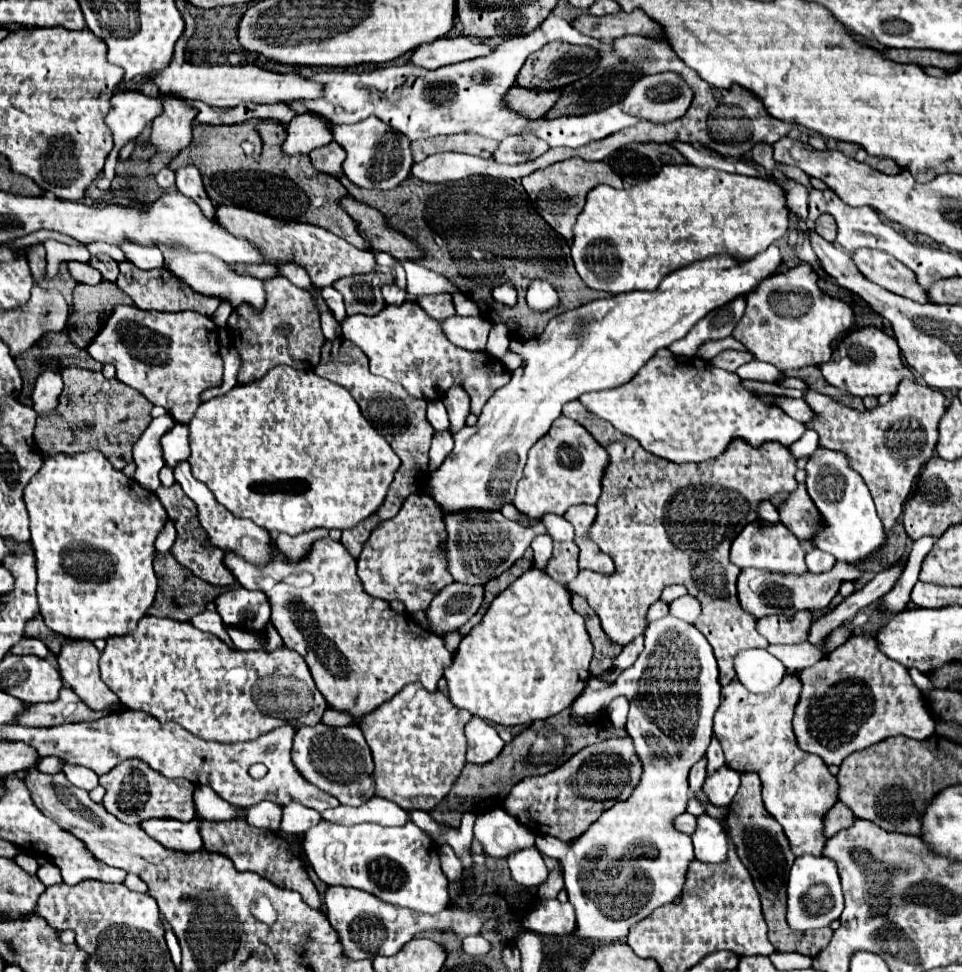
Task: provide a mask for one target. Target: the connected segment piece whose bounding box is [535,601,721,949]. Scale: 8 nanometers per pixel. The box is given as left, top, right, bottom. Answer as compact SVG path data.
M657 601L647 613L647 625L649 623L651 625L643 633L645 649L639 655L639 659L627 671L621 671L619 679L613 685L599 691L585 689L583 695L579 695L579 699L575 699L575 703L571 703L569 707L573 715L591 715L607 709L607 705L619 695L625 695L629 699L631 707L627 719L627 733L633 739L635 751L639 753L639 759L643 763L643 775L639 787L635 787L631 799L619 801L611 809L607 809L579 839L571 843L563 843L555 837L539 835L535 843L535 847L543 855L563 861L565 889L569 895L569 903L575 907L575 919L577 919L577 927L569 937L589 939L595 949L603 945L611 945L615 941L623 941L635 923L643 921L655 909L673 903L681 893L687 865L695 857L691 837L675 831L673 819L685 811L691 795L687 783L689 769L705 755L709 747L713 735L711 729L713 715L721 701L721 683L719 683L719 667L707 639L695 629L695 625L689 625L667 613L669 613L669 605Z

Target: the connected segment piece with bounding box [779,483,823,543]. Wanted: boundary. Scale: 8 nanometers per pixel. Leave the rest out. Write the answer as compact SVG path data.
M805 483L789 495L789 499L779 507L781 523L787 525L801 543L811 543L815 535L823 529L819 519L811 519L811 497L805 489Z

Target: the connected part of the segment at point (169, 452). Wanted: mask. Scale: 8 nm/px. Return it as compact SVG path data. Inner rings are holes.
M177 423L169 433L163 435L161 439L163 447L163 461L167 467L175 469L177 463L185 461L189 457L189 431L187 425Z

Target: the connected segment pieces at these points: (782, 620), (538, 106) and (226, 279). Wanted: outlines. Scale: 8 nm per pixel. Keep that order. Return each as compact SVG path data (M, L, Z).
M797 611L795 615L769 615L759 619L757 631L769 643L803 643L811 631L813 613L811 611Z
M511 87L507 91L507 105L519 115L527 115L527 119L543 117L557 101L559 91L531 91L521 87Z
M163 247L163 255L165 255L165 267L177 275L181 281L185 281L189 287L193 287L195 291L203 293L203 295L217 295L221 299L229 299L233 303L233 307L237 307L239 303L249 303L255 309L263 307L265 301L265 291L263 291L263 281L249 277L249 275L237 275L225 261L213 257L213 255L205 255L205 253L175 253L167 247Z

